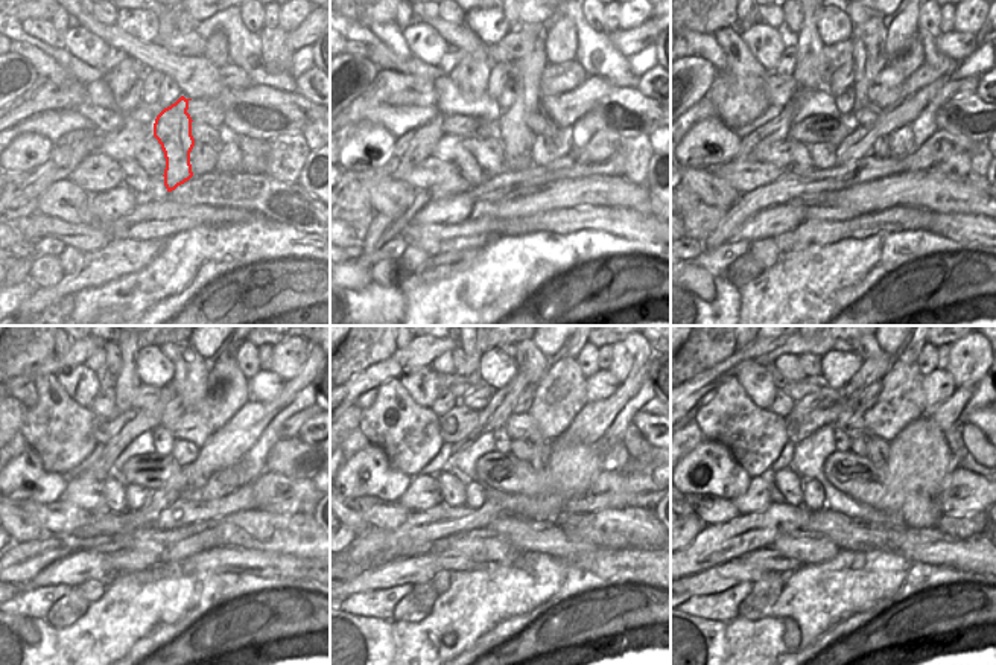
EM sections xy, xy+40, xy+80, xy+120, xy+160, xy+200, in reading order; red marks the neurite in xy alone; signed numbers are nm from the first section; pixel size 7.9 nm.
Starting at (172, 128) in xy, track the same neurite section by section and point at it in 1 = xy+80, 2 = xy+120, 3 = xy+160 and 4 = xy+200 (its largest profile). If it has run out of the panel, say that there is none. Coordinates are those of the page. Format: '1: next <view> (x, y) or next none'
1: next xy+80 (869, 38)
2: next xy+120 (190, 376)
3: next xy+160 (531, 361)
4: next xy+200 (864, 356)

